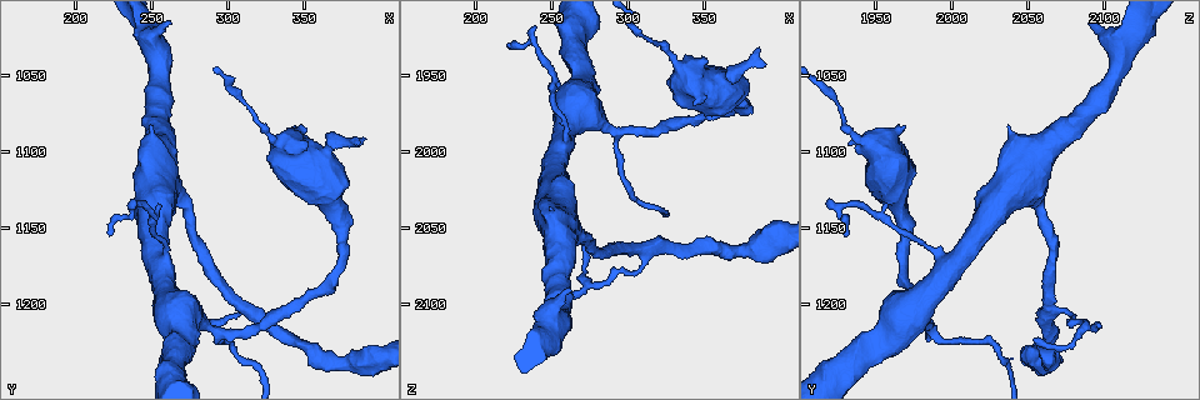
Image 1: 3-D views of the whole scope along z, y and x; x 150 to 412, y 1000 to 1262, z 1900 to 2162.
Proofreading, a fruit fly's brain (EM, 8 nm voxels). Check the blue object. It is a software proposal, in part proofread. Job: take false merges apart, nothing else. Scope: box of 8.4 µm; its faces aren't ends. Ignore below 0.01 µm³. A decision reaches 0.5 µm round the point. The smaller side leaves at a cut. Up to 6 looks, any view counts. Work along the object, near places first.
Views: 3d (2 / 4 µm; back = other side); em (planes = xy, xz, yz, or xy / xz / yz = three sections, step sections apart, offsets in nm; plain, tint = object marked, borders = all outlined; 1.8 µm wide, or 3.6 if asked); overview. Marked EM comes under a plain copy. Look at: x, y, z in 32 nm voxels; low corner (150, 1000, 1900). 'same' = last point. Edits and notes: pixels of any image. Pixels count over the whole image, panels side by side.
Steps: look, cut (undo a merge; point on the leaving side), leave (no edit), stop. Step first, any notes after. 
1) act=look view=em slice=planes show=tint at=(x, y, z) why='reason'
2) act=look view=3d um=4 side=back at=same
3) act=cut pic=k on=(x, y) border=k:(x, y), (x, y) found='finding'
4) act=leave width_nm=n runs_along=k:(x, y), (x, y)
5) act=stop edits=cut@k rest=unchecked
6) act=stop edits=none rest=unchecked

act=look view=em um=3.6 slice=xy step=4 show=tint at=(260, 1172, 1992) why='small branch off a trunk'

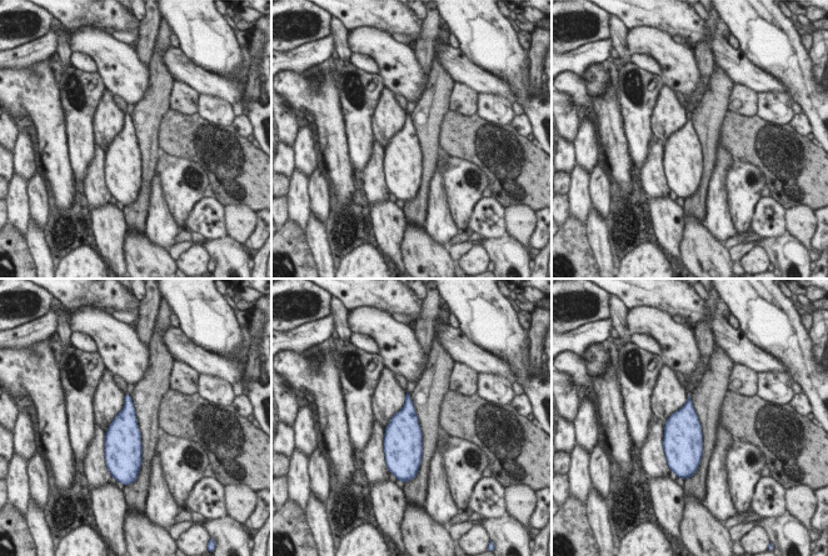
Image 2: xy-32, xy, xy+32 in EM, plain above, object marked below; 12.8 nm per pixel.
act=leave width_nm=360 found='one neuron here'

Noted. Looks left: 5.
act=look view=3d um=2 at=(306, 1202, 2062) why='abrupt turn'

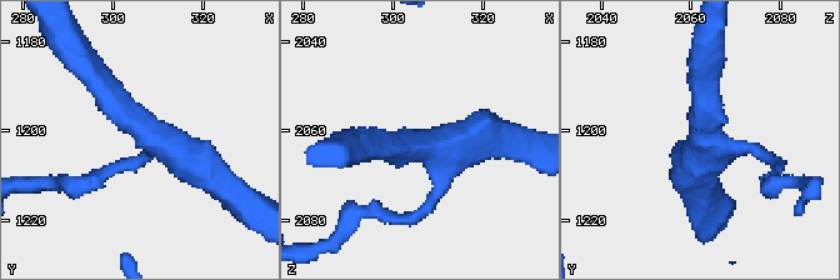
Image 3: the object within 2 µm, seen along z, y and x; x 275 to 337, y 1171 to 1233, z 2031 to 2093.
act=look view=em slice=planes show=tint at=(306, 1200, 2063) arms=3

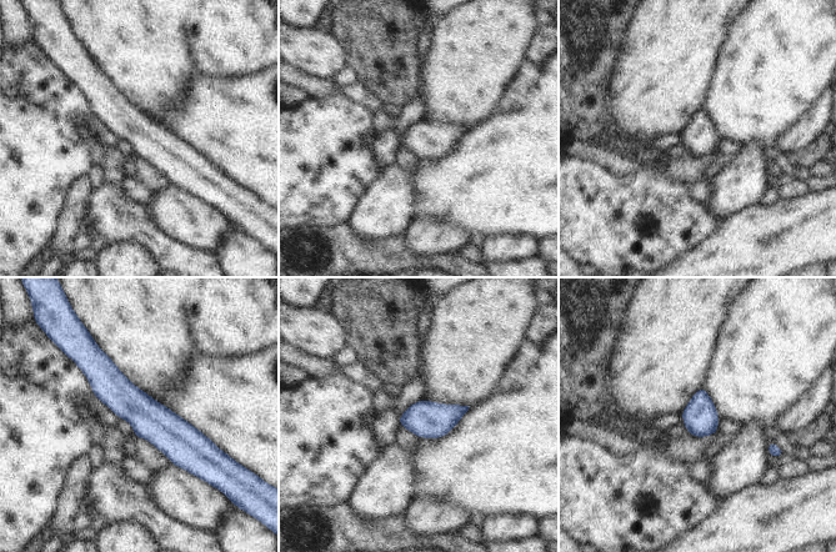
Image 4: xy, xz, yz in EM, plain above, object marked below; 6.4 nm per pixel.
act=leave width_nm=220 runs_along=4:(84, 367), (183, 443), (209, 443) found='all the same neuron'

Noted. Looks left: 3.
act=look view=em um=3.6 slice=yz step=4 show=tint at=(254, 1114, 2048) why='sudden change in width'

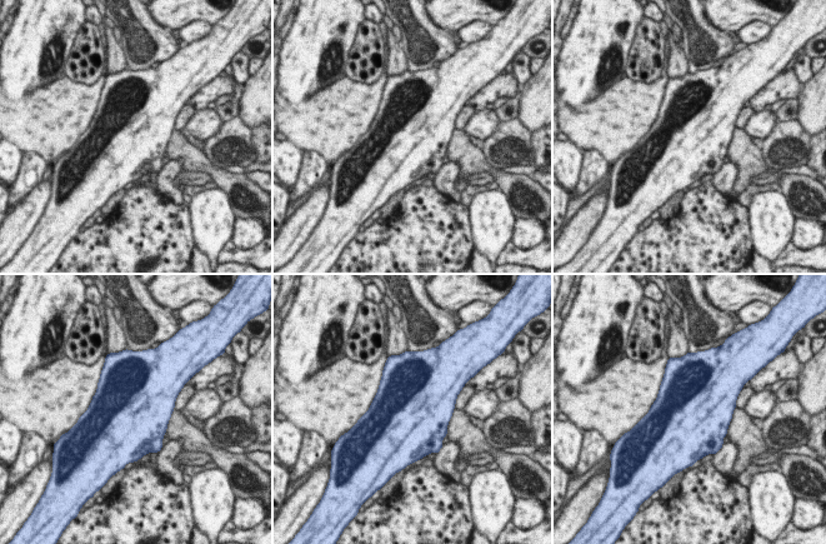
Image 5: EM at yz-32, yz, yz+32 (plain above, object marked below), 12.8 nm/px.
act=look view=em um=3.6 slice=planes show=tint at=same

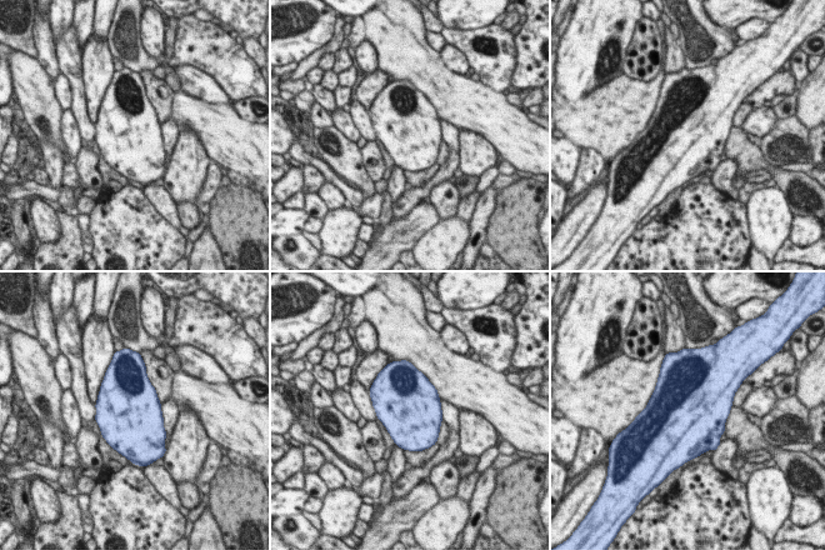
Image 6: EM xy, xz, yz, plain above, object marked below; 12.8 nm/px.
act=leave width_nm=800 found='all the same neuron'

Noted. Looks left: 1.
act=stop edits=none rest=unchecked

